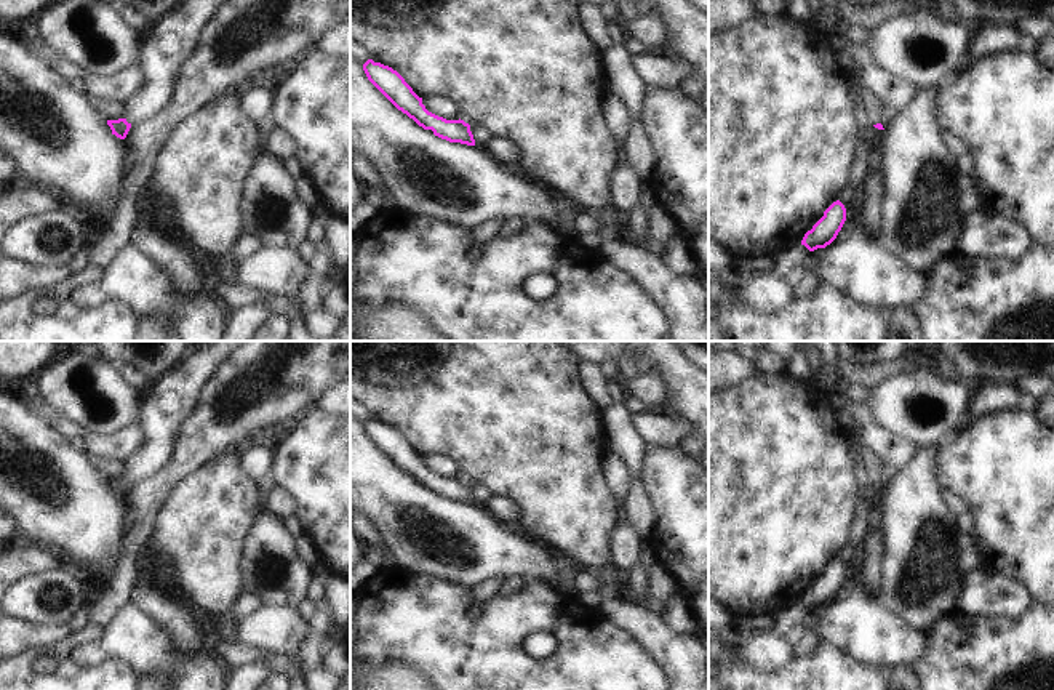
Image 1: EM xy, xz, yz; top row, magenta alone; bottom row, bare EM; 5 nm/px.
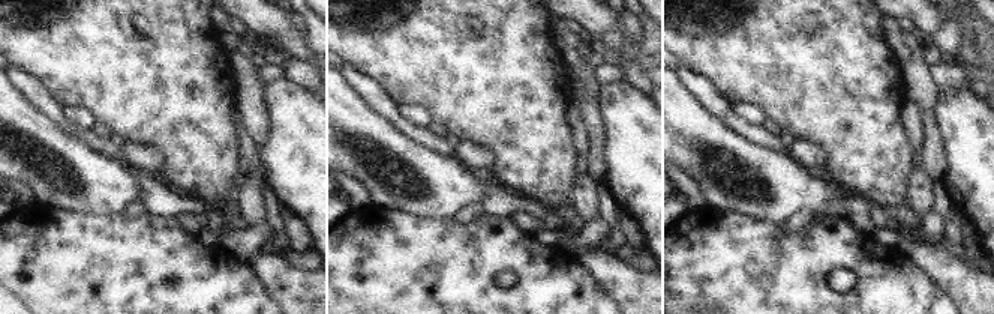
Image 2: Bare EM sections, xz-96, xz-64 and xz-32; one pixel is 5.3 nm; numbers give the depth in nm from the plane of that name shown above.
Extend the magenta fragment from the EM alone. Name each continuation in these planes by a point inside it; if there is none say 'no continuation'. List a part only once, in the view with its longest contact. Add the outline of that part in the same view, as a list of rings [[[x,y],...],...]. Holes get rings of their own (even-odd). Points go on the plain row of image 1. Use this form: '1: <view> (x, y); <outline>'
1: xy (167, 401); [[[208,341],[170,373],[149,383],[139,407],[142,443],[123,463],[128,482],[157,472],[171,456],[173,435],[194,410],[200,387],[243,341]]]

